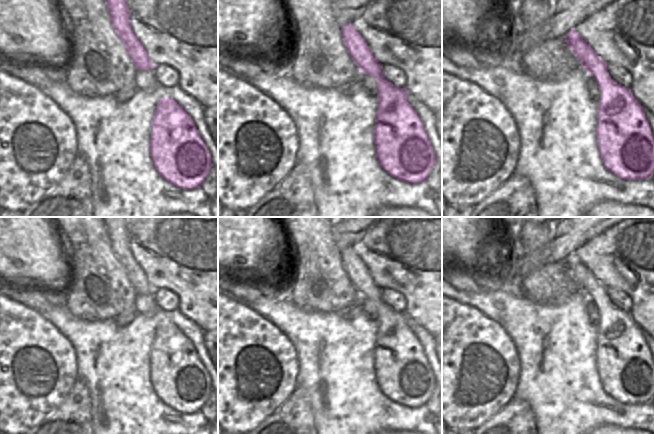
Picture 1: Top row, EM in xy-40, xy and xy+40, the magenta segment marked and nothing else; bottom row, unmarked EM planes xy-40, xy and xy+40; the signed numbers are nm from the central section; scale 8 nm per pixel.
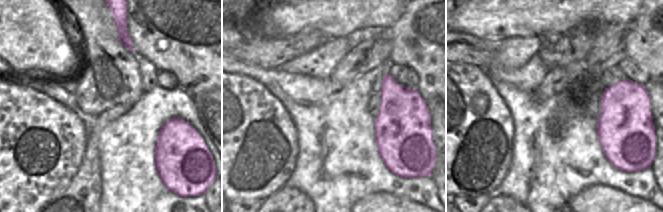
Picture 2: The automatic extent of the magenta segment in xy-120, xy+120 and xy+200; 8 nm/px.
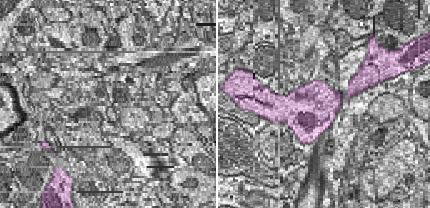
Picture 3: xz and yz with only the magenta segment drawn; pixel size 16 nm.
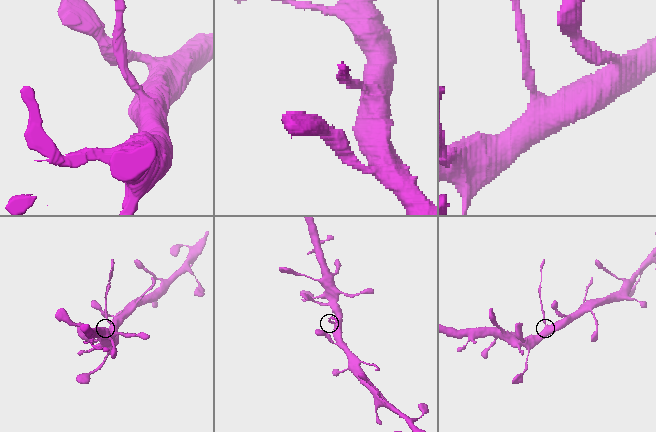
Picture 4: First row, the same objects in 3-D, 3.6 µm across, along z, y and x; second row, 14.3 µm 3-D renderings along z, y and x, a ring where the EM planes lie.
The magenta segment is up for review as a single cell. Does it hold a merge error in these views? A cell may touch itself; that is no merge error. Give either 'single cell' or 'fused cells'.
fused cells

